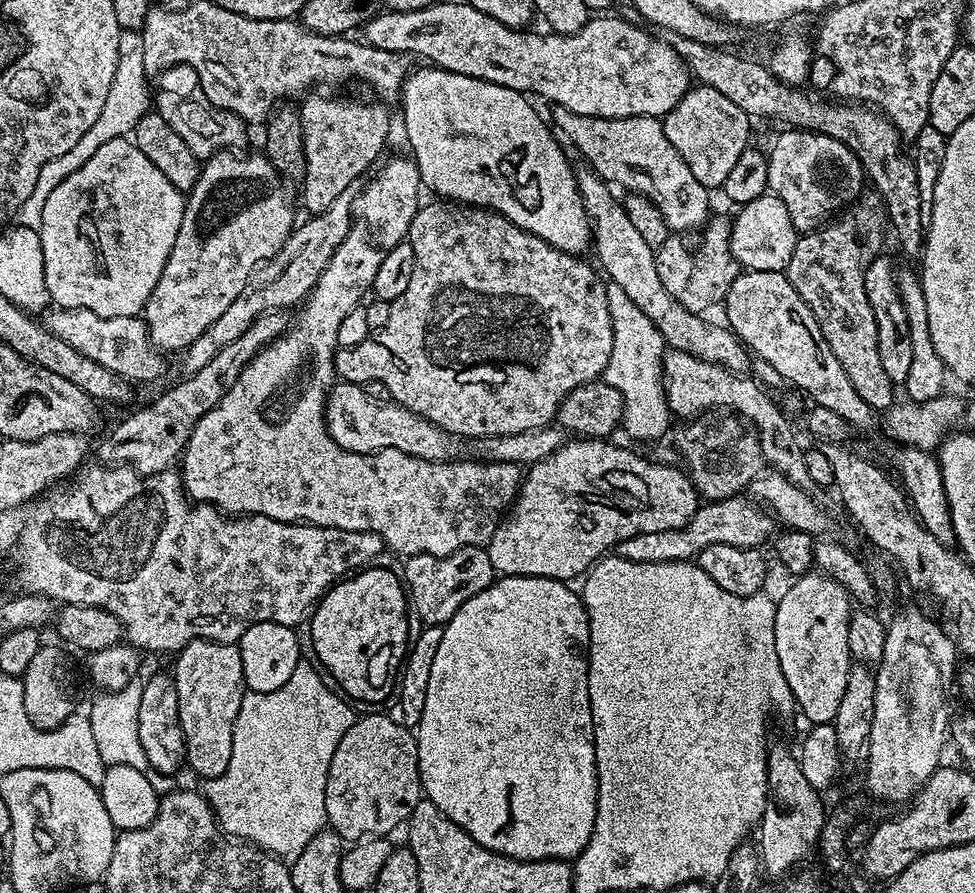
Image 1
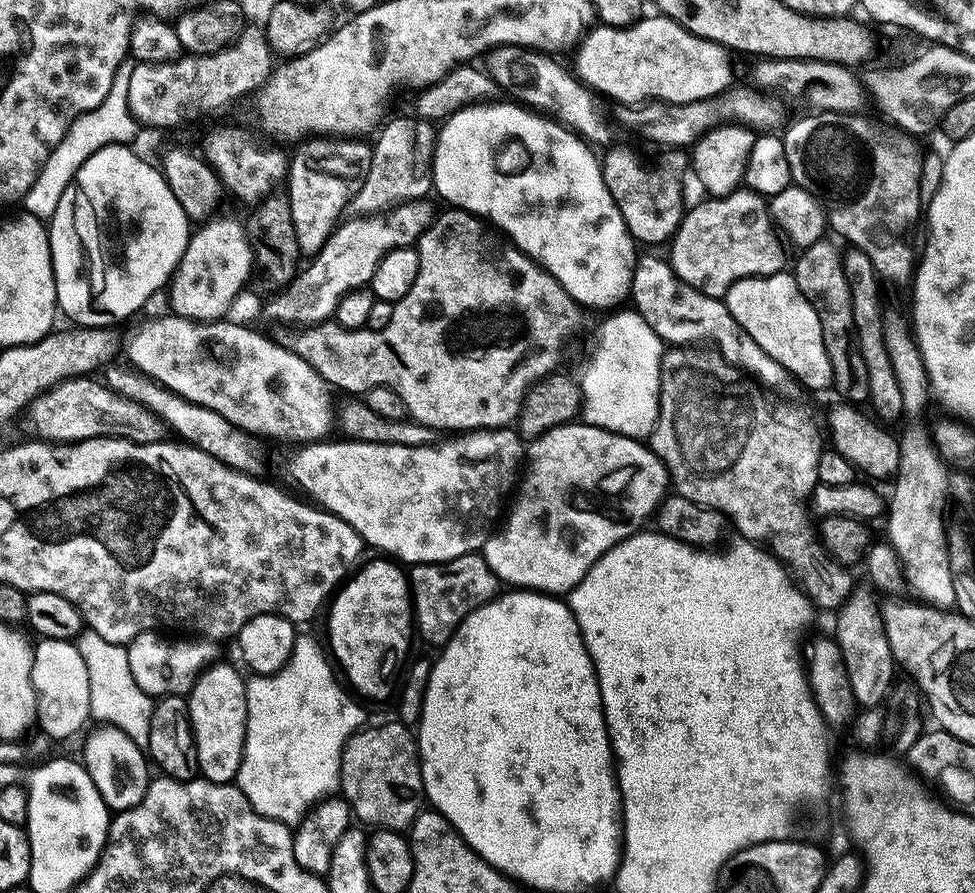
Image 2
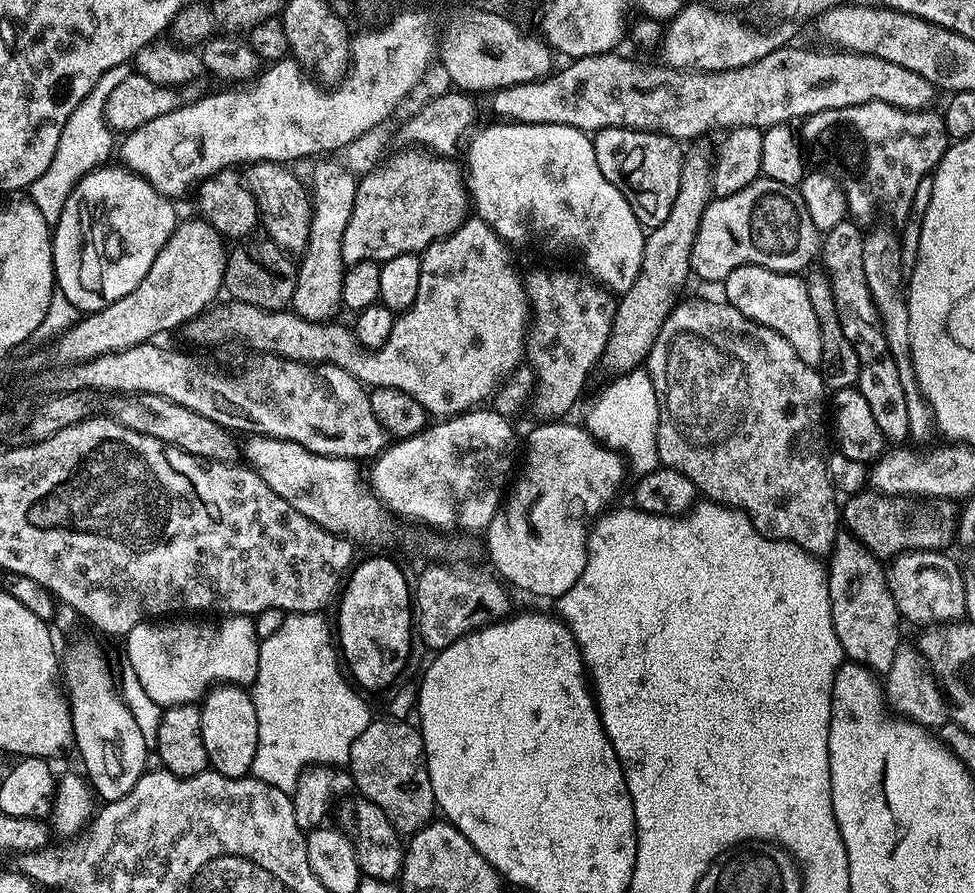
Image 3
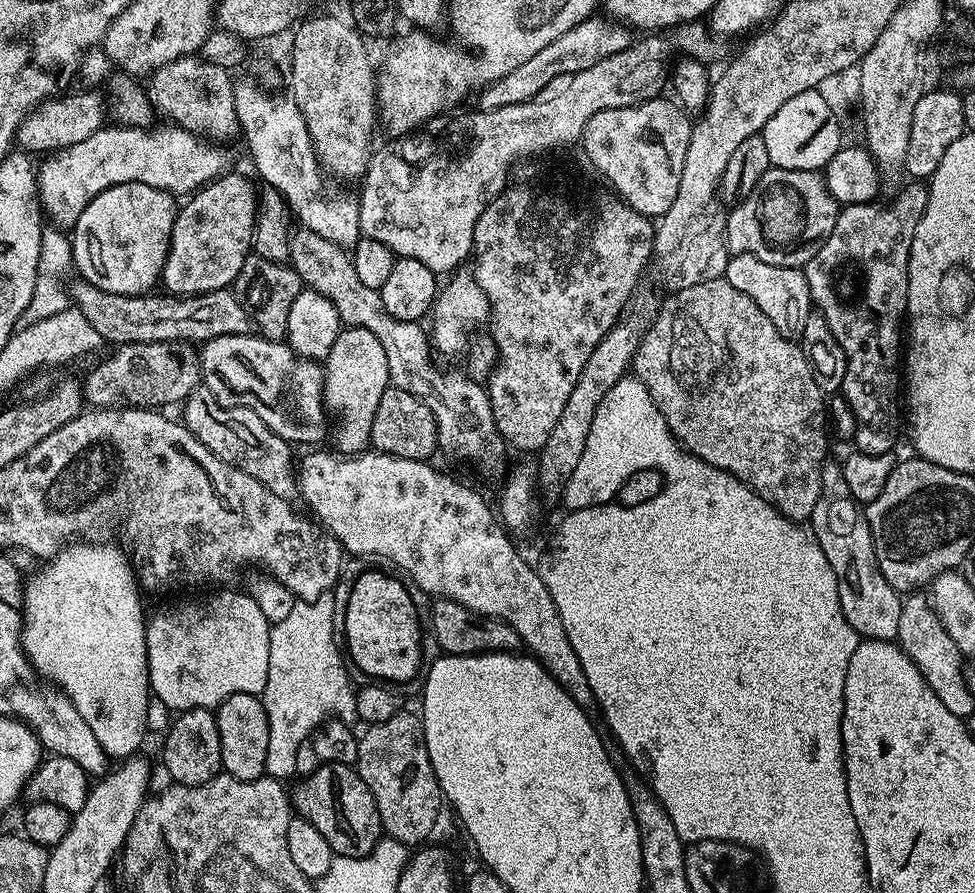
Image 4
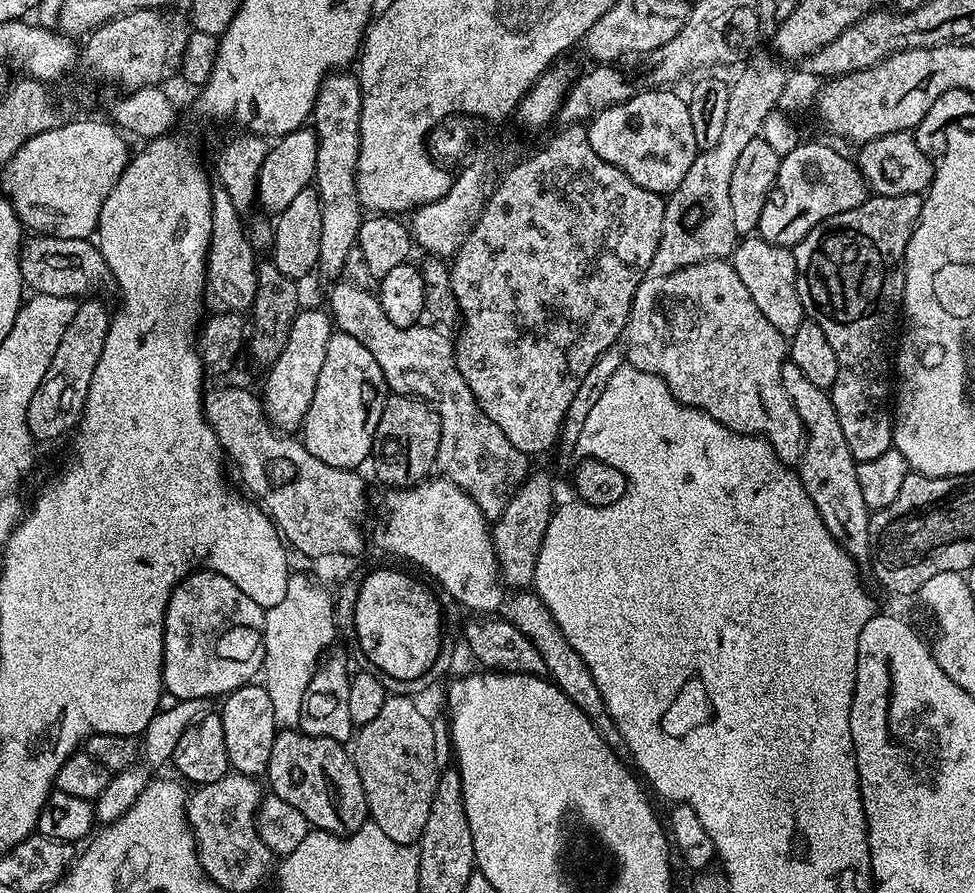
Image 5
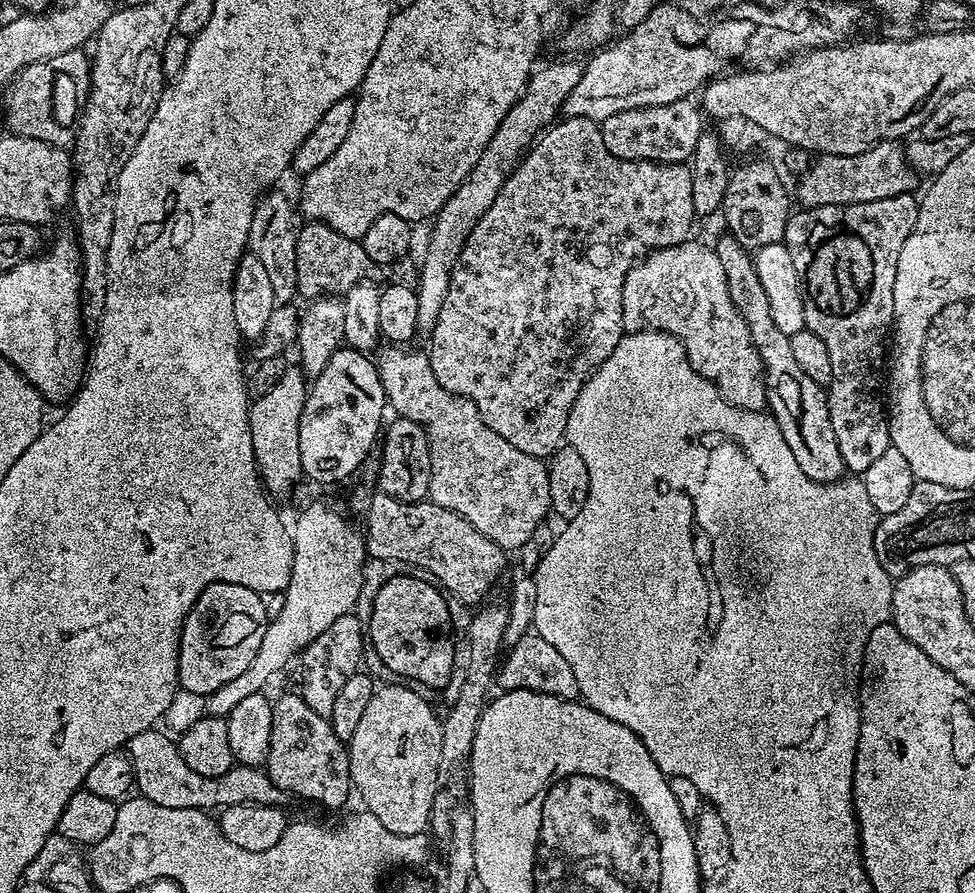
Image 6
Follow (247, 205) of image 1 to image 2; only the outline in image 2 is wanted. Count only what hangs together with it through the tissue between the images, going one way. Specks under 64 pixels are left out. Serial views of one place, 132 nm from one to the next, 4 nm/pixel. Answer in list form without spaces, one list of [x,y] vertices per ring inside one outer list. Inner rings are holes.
[[[213,215],[191,233],[188,245],[167,285],[168,300],[175,315],[195,322],[219,320],[244,288],[248,275],[254,272],[252,247],[245,225],[232,216]]]

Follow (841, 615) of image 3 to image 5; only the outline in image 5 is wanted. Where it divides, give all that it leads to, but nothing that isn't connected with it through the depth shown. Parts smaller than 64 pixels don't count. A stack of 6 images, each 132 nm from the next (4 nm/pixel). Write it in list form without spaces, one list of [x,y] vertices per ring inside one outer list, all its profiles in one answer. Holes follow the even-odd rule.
[[[786,362],[782,366],[781,386],[792,399],[794,410],[806,429],[804,454],[798,461],[798,475],[806,494],[814,502],[826,530],[857,561],[869,559],[868,554],[868,521],[870,509],[862,498],[862,490],[858,486],[856,473],[857,460],[850,454],[850,446],[846,446],[846,437],[842,435],[842,426],[838,422],[838,414],[832,405],[832,397],[825,389],[814,386],[798,366]]]

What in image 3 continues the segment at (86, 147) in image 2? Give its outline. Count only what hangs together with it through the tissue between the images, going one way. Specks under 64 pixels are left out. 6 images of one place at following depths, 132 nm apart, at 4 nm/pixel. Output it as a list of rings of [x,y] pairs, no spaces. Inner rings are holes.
[[[131,63],[119,64],[114,66],[114,70],[106,70],[106,74],[102,74],[102,78],[98,78],[94,90],[90,90],[90,94],[86,94],[86,98],[82,98],[82,102],[78,102],[74,114],[70,114],[70,118],[66,118],[66,126],[62,126],[62,138],[58,142],[58,150],[54,150],[54,158],[50,158],[50,166],[46,166],[42,178],[38,178],[32,183],[30,189],[30,199],[34,202],[34,206],[38,206],[38,210],[42,210],[42,218],[46,218],[49,226],[54,226],[58,222],[58,218],[62,218],[66,198],[70,198],[76,183],[87,172],[101,167],[107,161],[104,159],[111,152],[113,155],[118,140],[112,129],[108,127],[104,111],[108,105],[110,94],[114,94],[114,88],[120,82],[126,82],[126,78],[133,75],[133,72],[134,68]]]

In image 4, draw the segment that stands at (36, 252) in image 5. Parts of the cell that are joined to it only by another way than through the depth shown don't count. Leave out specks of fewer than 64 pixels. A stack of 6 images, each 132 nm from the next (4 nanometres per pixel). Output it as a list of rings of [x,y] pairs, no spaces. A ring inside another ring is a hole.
[[[80,278],[76,282],[77,284],[73,283],[70,288],[71,303],[80,308],[90,325],[98,330],[102,340],[108,344],[112,343],[112,346],[126,343],[175,345],[177,342],[203,342],[226,334],[242,334],[250,328],[246,310],[238,302],[235,291],[226,288],[201,296],[123,296],[103,292],[87,279]]]

